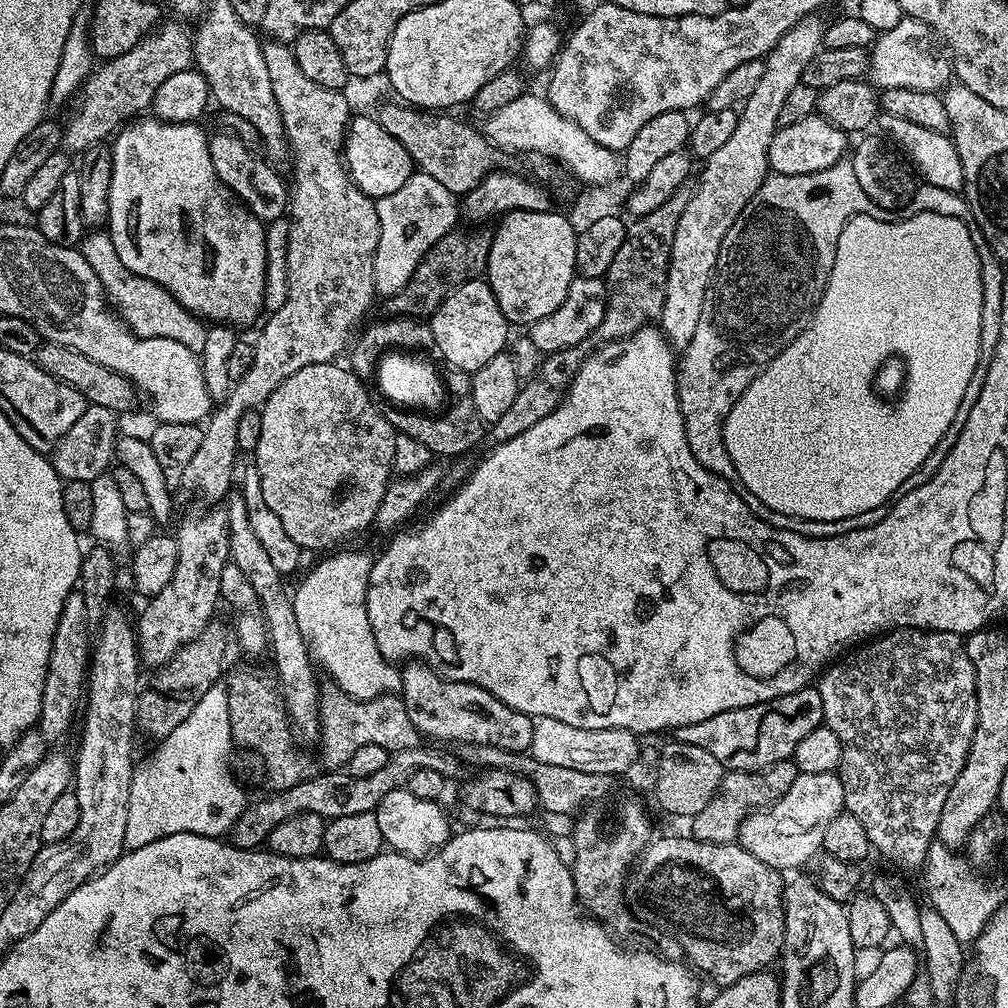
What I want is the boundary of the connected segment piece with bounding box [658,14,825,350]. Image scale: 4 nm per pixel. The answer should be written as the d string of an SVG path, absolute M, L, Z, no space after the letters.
M816 14L808 16L802 22L795 24L782 38L778 38L778 42L768 51L768 55L763 57L764 70L762 78L758 81L758 87L739 109L740 121L738 126L734 126L734 134L730 134L726 146L721 146L715 154L710 154L708 160L703 161L701 168L704 169L700 172L700 181L694 184L690 202L686 202L686 210L682 210L682 218L678 218L678 230L674 230L674 246L670 254L670 266L666 278L666 302L662 306L658 321L660 331L673 349L687 348L688 343L694 338L694 330L698 330L698 318L702 318L702 302L706 298L706 290L718 262L718 250L722 246L722 238L726 238L726 230L734 226L738 214L742 214L750 198L758 194L762 182L770 175L768 151L778 127L778 114L782 111L782 105L786 103L790 90L801 84L802 70L806 70L808 63L824 48L825 21L819 20L820 18Z

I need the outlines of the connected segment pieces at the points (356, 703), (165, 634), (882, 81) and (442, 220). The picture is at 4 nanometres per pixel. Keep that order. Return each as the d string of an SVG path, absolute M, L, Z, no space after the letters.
M325 691L319 703L320 739L318 741L320 752L329 769L340 770L347 765L354 752L360 746L373 743L382 746L390 754L407 748L419 748L422 737L410 722L410 714L406 714L403 699L396 694L377 696L375 700L356 700L342 691Z
M208 506L205 507L205 512L196 512L193 516L184 516L180 520L180 525L174 529L174 535L176 541L178 542L178 566L174 568L174 578L170 578L170 582L166 582L166 586L162 586L162 590L158 590L158 594L154 594L147 601L148 604L140 612L140 621L137 619L135 621L134 627L136 629L136 643L140 649L140 658L145 665L148 664L152 667L152 670L159 670L164 667L166 662L170 662L170 658L174 658L174 654L178 654L178 650L184 644L189 644L192 639L198 638L202 634L204 627L214 620L214 614L212 611L215 610L216 604L221 603L220 598L220 583L222 582L222 570L230 562L230 557L228 555L228 547L230 546L230 538L228 537L228 513L223 507L220 506Z
M904 17L891 30L881 33L869 51L866 78L878 90L918 89L923 92L941 91L953 77L951 59L936 57L935 35L925 23Z
M419 170L413 171L410 178L394 194L386 194L375 201L381 234L378 238L374 258L374 283L381 297L393 296L414 274L422 258L447 232L457 227L458 200L438 178Z

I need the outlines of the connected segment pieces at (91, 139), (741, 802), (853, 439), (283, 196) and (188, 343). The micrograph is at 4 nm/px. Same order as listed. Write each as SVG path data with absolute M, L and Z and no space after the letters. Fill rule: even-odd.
M161 23L130 50L103 61L88 75L79 97L80 109L62 128L62 144L69 153L83 154L90 148L103 145L117 129L151 109L154 94L158 94L158 86L162 86L166 78L193 67L193 33L184 25L187 23L176 23L180 24Z
M783 760L758 772L725 771L714 798L710 798L710 802L706 802L706 807L691 817L691 835L695 839L711 844L733 843L740 835L740 827L745 818L751 812L766 808L778 798L782 798L782 794L786 794L786 790L794 786L794 778L798 778L800 773L792 760Z
M917 211L915 215L916 216L908 216L905 220L896 220L900 218L882 218L886 220L879 220L879 215L869 214L867 216L853 216L851 220L846 222L842 234L838 234L836 257L834 258L832 272L828 275L828 285L824 288L824 293L822 294L820 303L816 306L816 311L812 313L812 319L808 321L804 332L798 334L798 338L794 338L794 342L790 342L790 346L786 346L781 350L781 352L753 378L748 389L738 398L738 402L734 402L734 406L726 418L726 422L724 423L724 441L726 442L726 450L730 454L730 462L734 462L735 479L739 482L741 480L745 488L743 488L743 491L747 493L757 505L759 505L758 503L765 504L765 509L767 509L768 512L777 512L778 514L792 516L795 520L838 519L841 518L841 516L849 516L854 512L871 508L873 504L879 504L884 496L888 496L888 493L892 492L892 490L896 488L896 485L900 484L904 476L908 476L908 474L920 464L920 460L923 460L924 456L928 455L928 450L932 448L936 440L940 440L940 432L944 432L948 420L952 420L952 412L956 412L956 404L960 401L960 392L965 392L966 386L970 386L970 378L974 375L974 366L978 366L978 350L980 349L980 335L982 334L982 270L980 269L982 253L976 249L976 244L972 241L973 229L969 227L965 221L954 218L953 216L947 216L946 214L934 214L933 212ZM896 359L904 363L904 387L899 390L898 395L895 397L897 400L894 401L892 405L888 405L887 402L884 401L887 399L882 395L880 389L876 387L876 376L882 370L882 366L885 362L894 362Z
M223 130L209 135L208 149L210 162L214 162L214 170L224 185L232 191L237 200L243 202L257 218L265 222L281 219L289 211L290 188L284 180L268 164L263 164L256 157L257 153L243 142Z
M92 230L83 237L79 245L80 253L90 262L94 274L98 274L100 284L104 288L107 303L118 313L128 329L141 338L174 338L174 342L182 342L192 352L199 354L206 343L208 328L201 317L188 312L162 286L134 274L118 258L118 250L114 250L114 242L107 231Z

